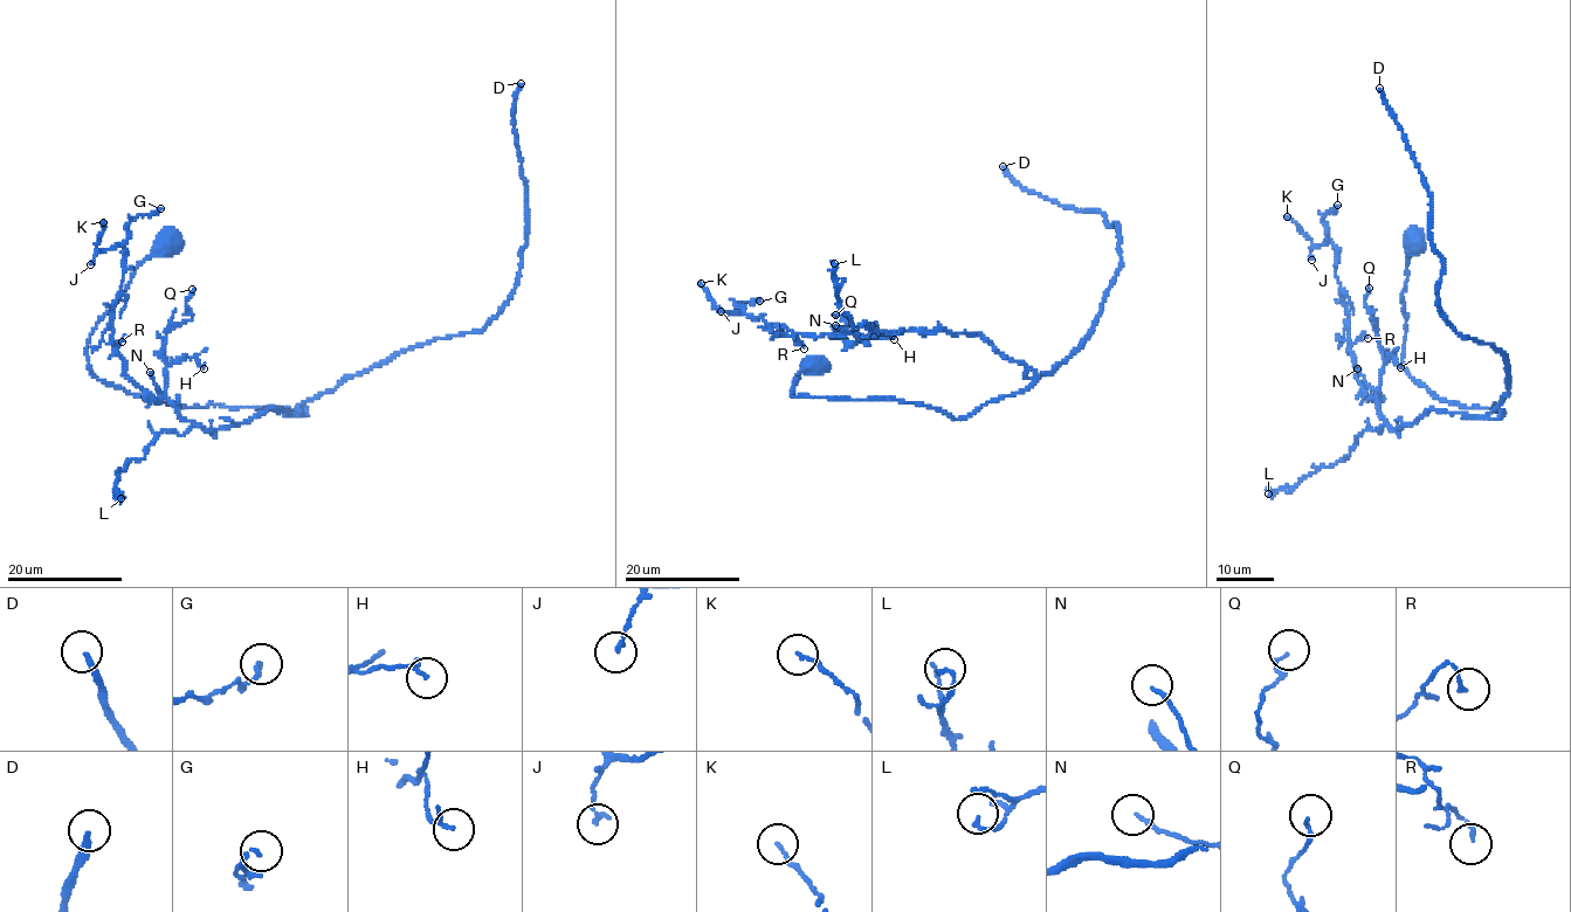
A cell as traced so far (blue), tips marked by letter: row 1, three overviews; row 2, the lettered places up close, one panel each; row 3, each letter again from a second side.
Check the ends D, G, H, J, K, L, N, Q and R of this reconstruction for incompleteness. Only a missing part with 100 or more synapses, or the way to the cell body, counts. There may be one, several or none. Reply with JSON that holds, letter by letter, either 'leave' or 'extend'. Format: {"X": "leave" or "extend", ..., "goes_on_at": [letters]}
{"D": "extend", "G": "leave", "H": "leave", "J": "leave", "K": "leave", "L": "leave", "N": "leave", "Q": "leave", "R": "leave", "goes_on_at": ["D"]}

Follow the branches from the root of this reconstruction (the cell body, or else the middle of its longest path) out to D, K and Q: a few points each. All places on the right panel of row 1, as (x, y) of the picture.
D: (1418, 242), (1404, 366), (1499, 420), (1509, 365), (1440, 310), (1431, 192), (1379, 88)
K: (1418, 242), (1404, 366), (1499, 420), (1385, 425), (1356, 375), (1337, 247), (1287, 216)
Q: (1418, 242), (1401, 297), (1404, 366), (1440, 399), (1499, 406), (1499, 420), (1428, 410), (1385, 425), (1369, 288)

